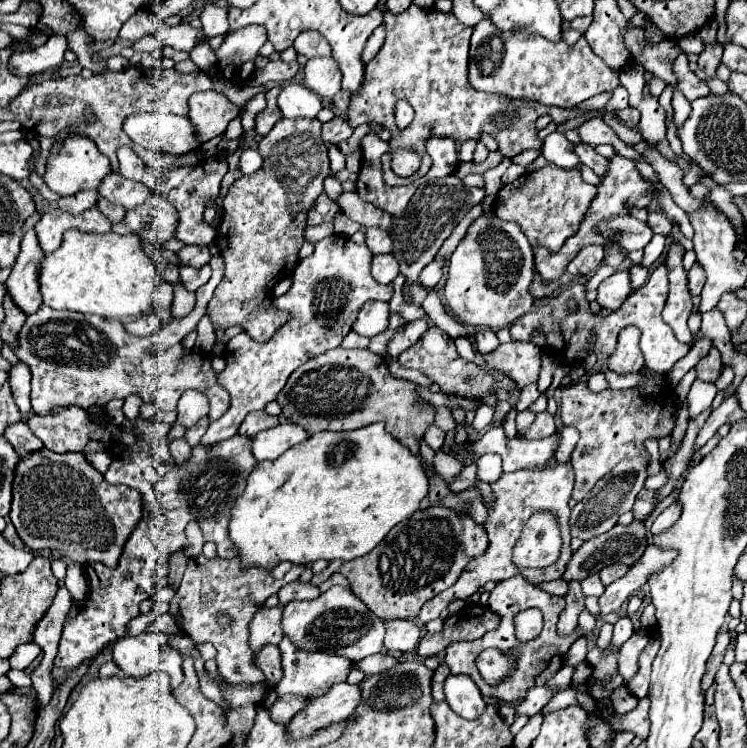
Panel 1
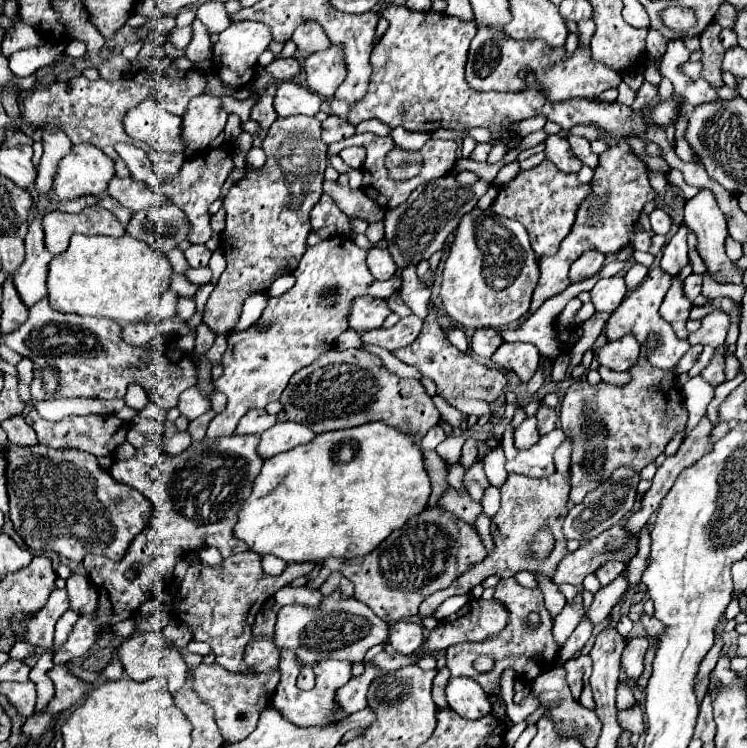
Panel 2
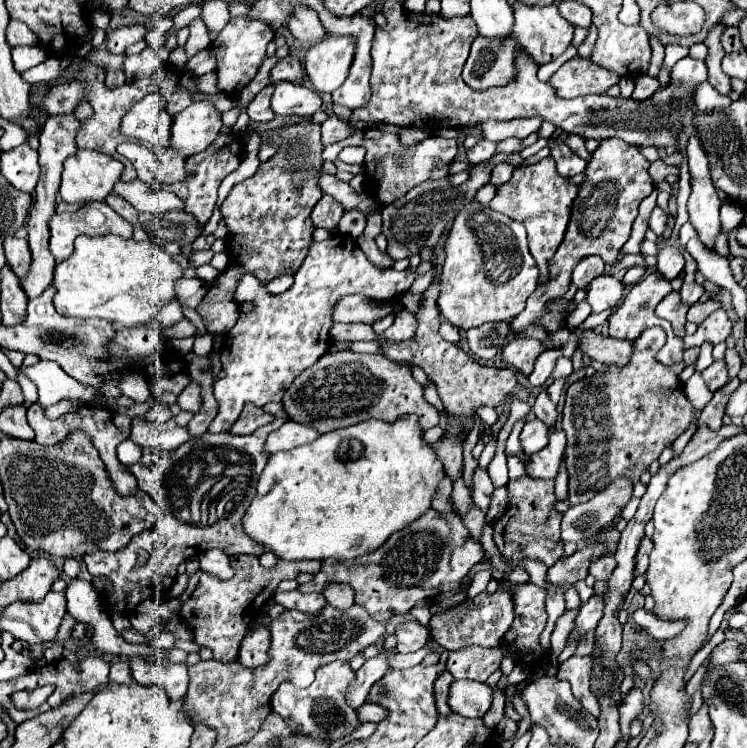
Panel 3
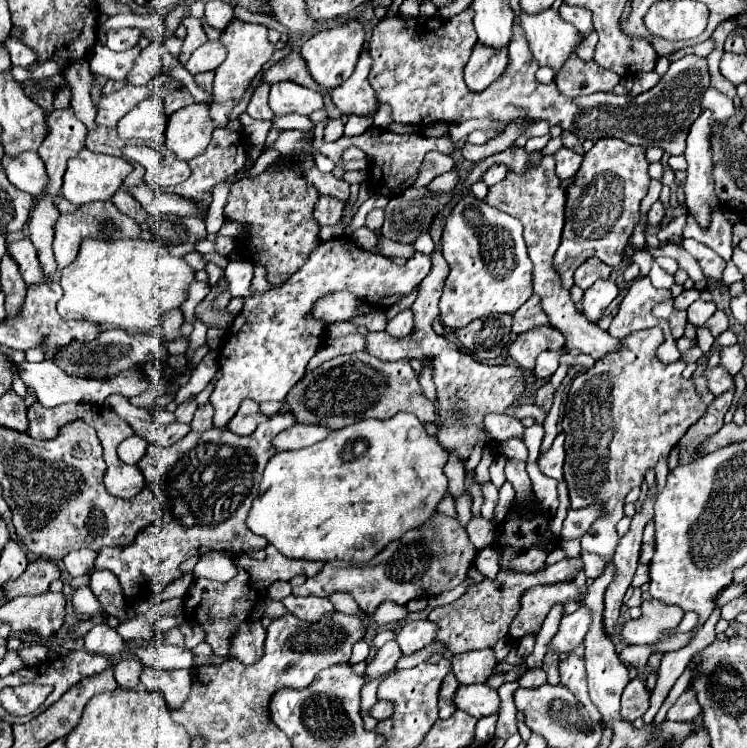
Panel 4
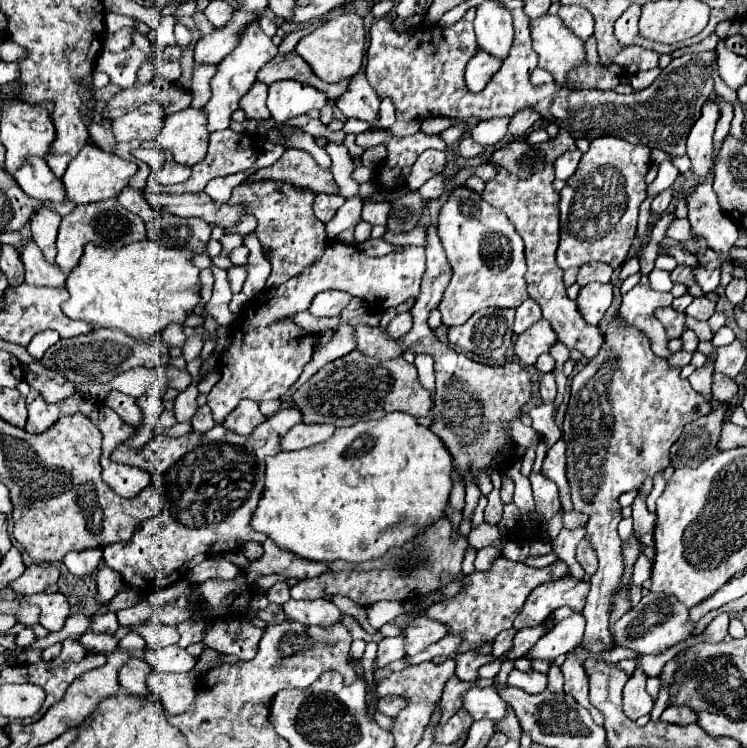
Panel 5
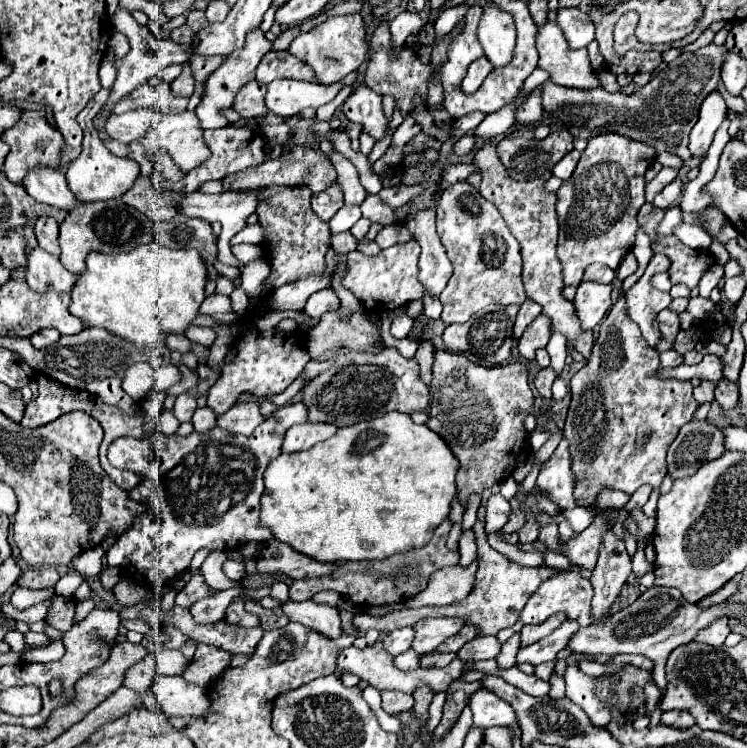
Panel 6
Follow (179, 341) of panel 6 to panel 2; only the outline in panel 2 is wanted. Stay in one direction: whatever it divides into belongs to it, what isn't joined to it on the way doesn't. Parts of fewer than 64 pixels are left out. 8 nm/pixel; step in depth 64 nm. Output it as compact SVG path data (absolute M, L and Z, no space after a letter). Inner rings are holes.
M170 288L164 290L158 296L158 306L160 306L158 316L160 318L172 318L172 316L176 316L176 302L178 302L178 296Z

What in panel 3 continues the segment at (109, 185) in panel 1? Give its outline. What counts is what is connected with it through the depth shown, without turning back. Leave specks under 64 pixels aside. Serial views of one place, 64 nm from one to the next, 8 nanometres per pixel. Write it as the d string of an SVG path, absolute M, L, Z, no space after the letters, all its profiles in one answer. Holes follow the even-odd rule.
M120 180L120 182L116 182L116 188L112 192L116 192L120 198L124 198L128 204L132 204L138 212L162 214L162 212L170 212L170 210L184 210L184 206L176 194L148 188L148 184L144 184L142 180L134 180L134 182Z

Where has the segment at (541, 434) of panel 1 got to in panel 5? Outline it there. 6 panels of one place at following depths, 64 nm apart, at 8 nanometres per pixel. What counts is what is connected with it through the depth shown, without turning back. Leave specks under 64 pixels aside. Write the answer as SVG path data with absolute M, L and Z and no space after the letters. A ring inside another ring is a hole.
M544 374L540 380L540 398L544 404L552 404L556 398L556 382L554 382L554 374Z

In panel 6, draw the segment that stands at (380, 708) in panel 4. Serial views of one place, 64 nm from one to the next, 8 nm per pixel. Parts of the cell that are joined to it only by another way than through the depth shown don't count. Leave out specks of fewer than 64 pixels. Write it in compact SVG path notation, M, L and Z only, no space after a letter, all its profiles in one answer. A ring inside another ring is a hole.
M394 690L382 692L382 708L384 708L384 712L388 712L392 716L412 710L412 706L414 706L414 698L410 694L394 692Z

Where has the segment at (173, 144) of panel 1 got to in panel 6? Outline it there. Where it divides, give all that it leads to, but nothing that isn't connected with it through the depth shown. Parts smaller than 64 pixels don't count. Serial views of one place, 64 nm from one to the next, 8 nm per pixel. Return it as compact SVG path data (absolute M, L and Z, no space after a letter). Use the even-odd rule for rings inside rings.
M140 108L140 110L132 110L126 114L110 114L108 122L106 122L106 132L110 138L130 144L134 140L140 140L146 136L148 130L152 130L152 126L160 120L160 112L156 112L156 108Z

